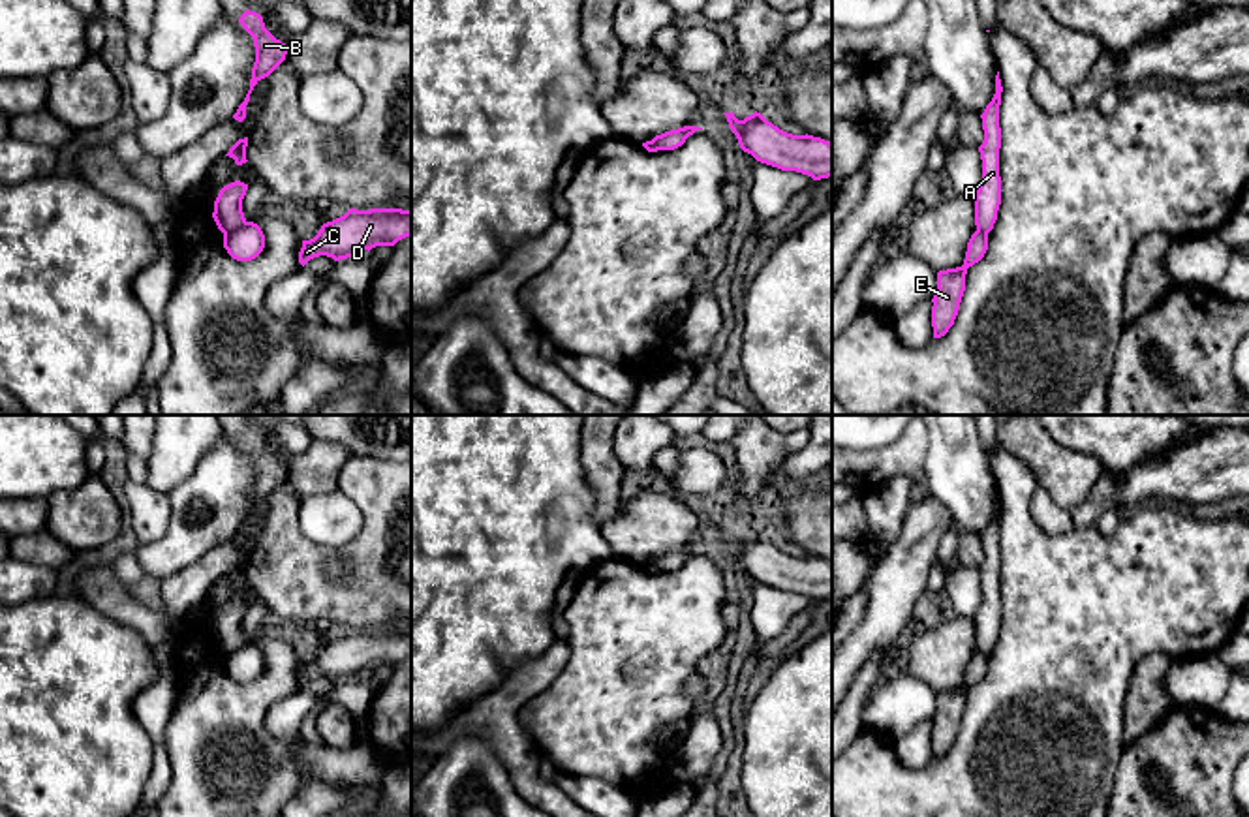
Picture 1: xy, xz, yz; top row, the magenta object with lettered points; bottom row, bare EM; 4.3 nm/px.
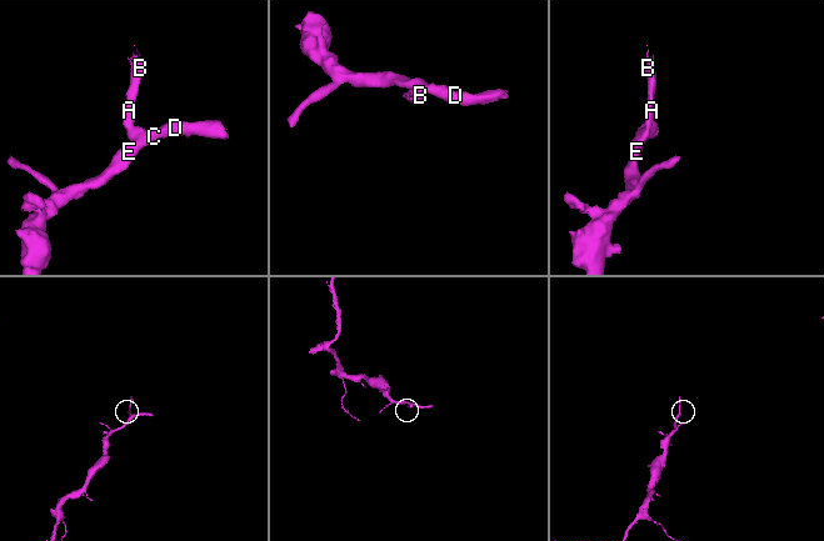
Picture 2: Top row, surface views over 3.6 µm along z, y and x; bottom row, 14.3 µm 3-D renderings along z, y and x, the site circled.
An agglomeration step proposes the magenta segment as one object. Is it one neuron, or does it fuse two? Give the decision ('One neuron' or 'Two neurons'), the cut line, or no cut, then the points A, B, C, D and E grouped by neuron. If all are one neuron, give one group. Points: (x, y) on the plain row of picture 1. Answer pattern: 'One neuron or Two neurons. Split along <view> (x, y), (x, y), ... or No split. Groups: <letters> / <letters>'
Two neurons. Split along xy (246, 643), (224, 656). Groups: A B / C D E

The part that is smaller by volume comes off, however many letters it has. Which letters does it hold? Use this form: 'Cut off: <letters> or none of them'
Cut off: A, B

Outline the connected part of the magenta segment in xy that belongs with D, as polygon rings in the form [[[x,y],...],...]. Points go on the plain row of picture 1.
[[[349,629],[344,637],[321,646],[317,655],[302,661],[299,684],[327,676],[334,682],[355,678],[376,667],[394,667],[411,655],[411,631],[402,629]]]

